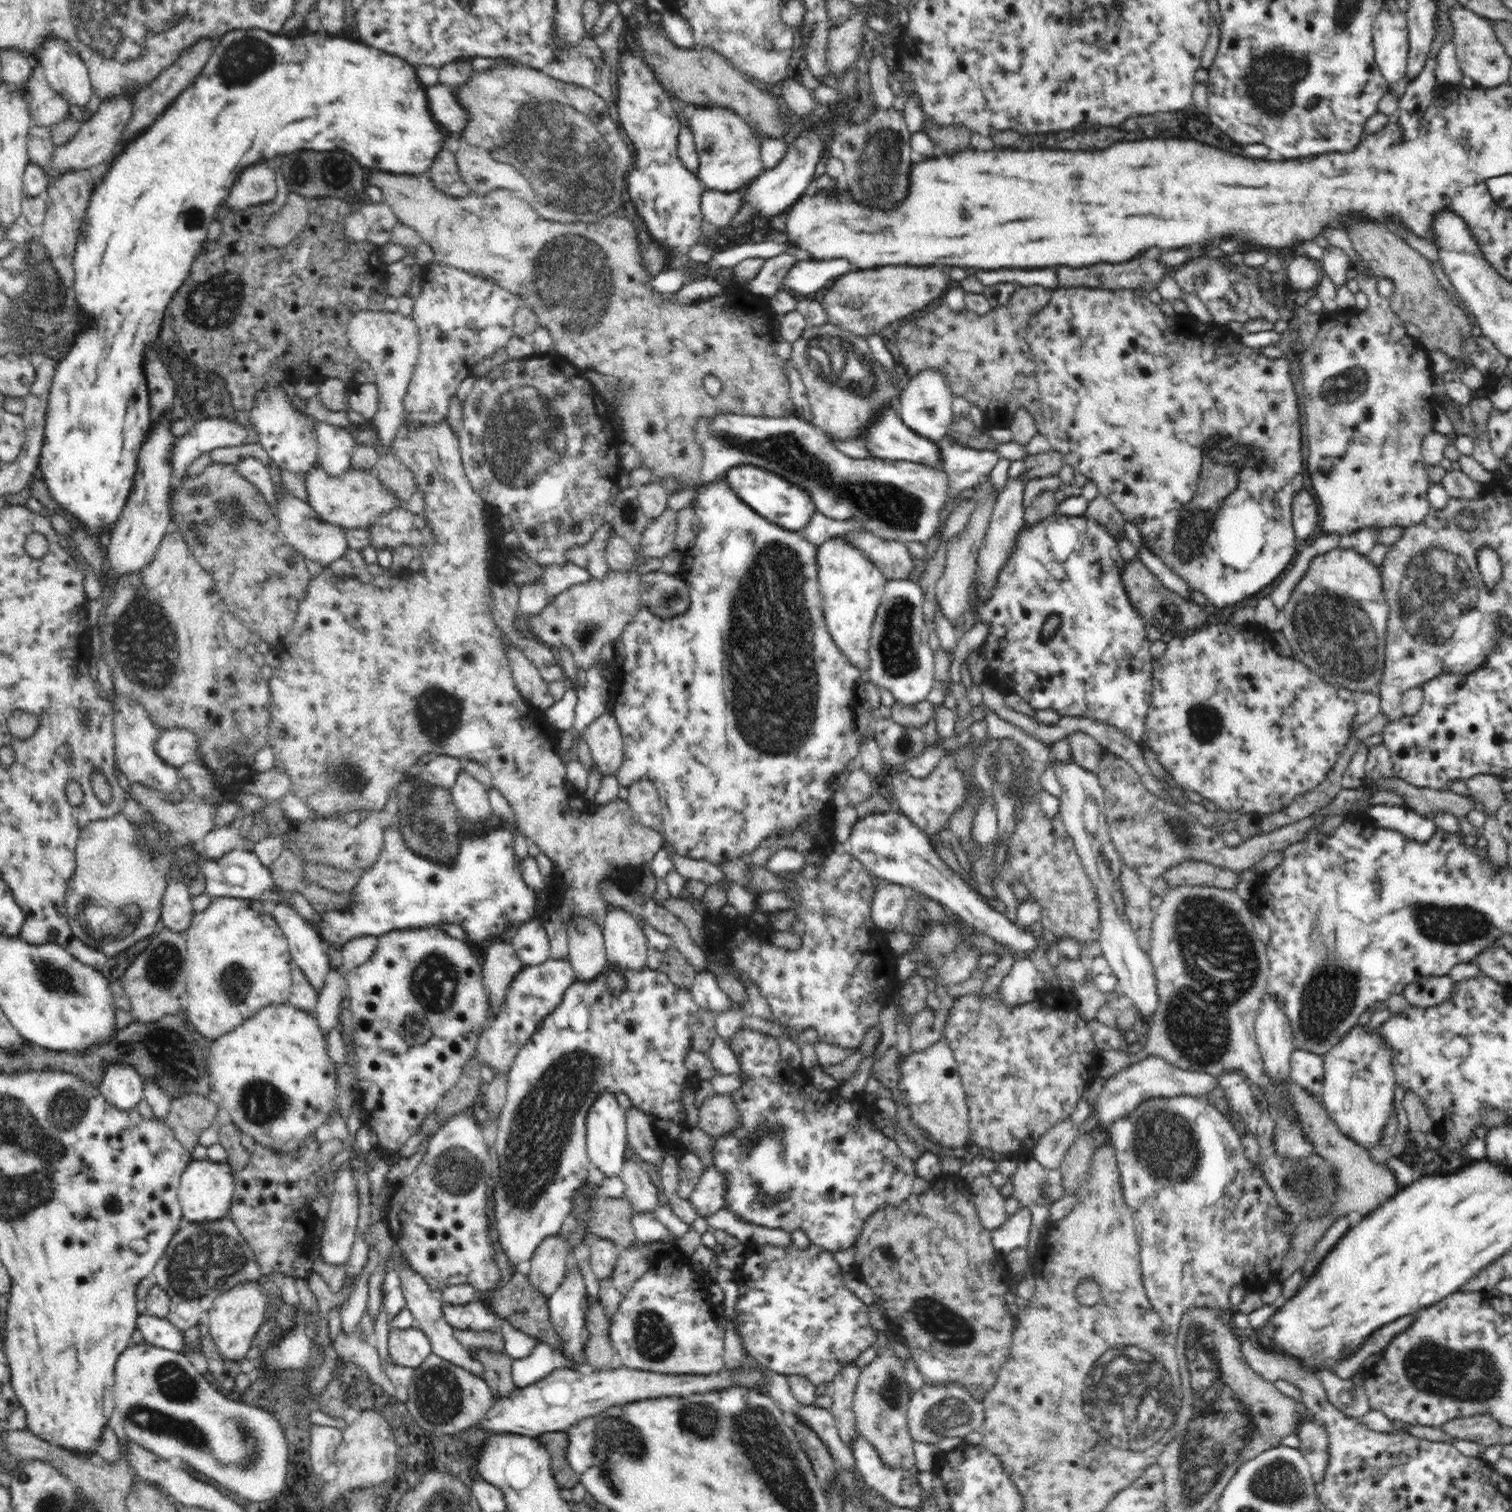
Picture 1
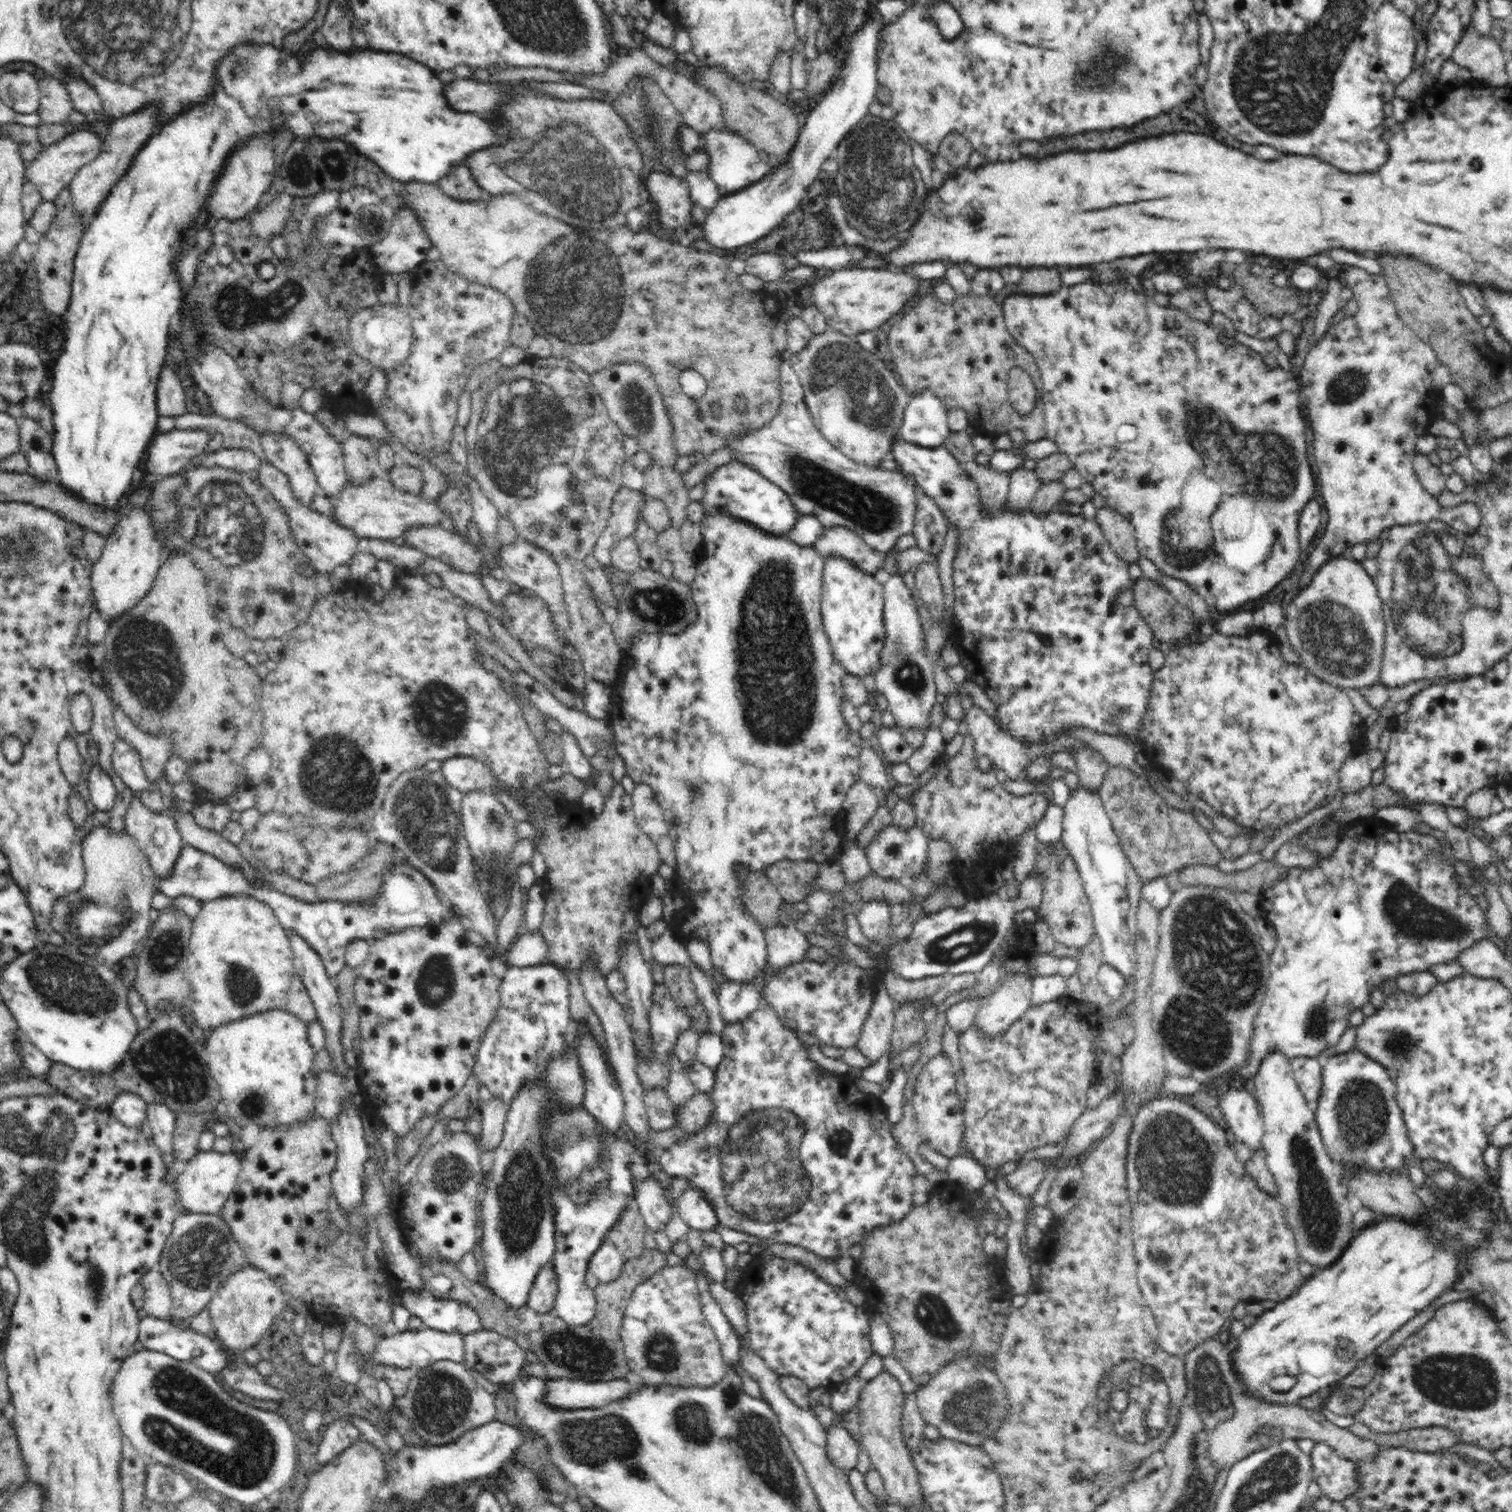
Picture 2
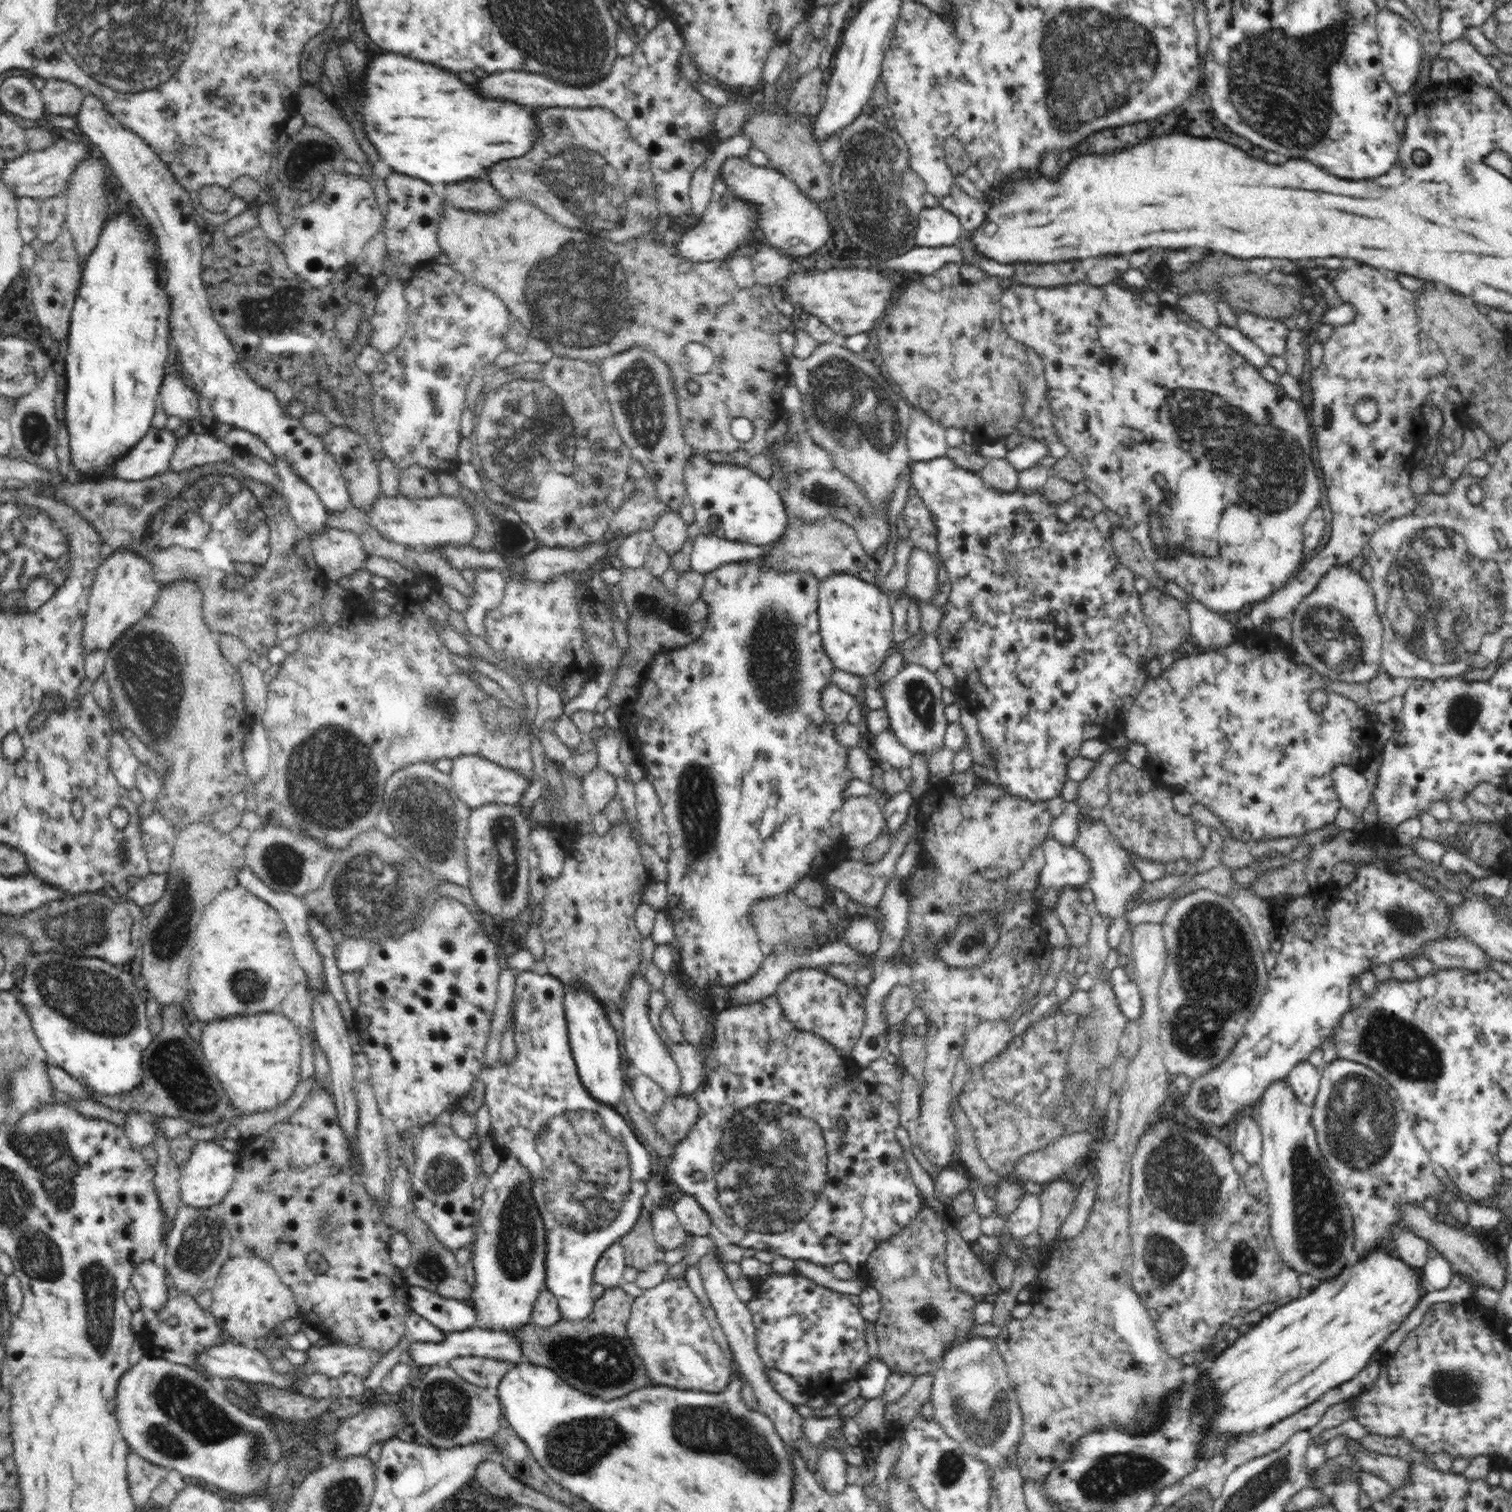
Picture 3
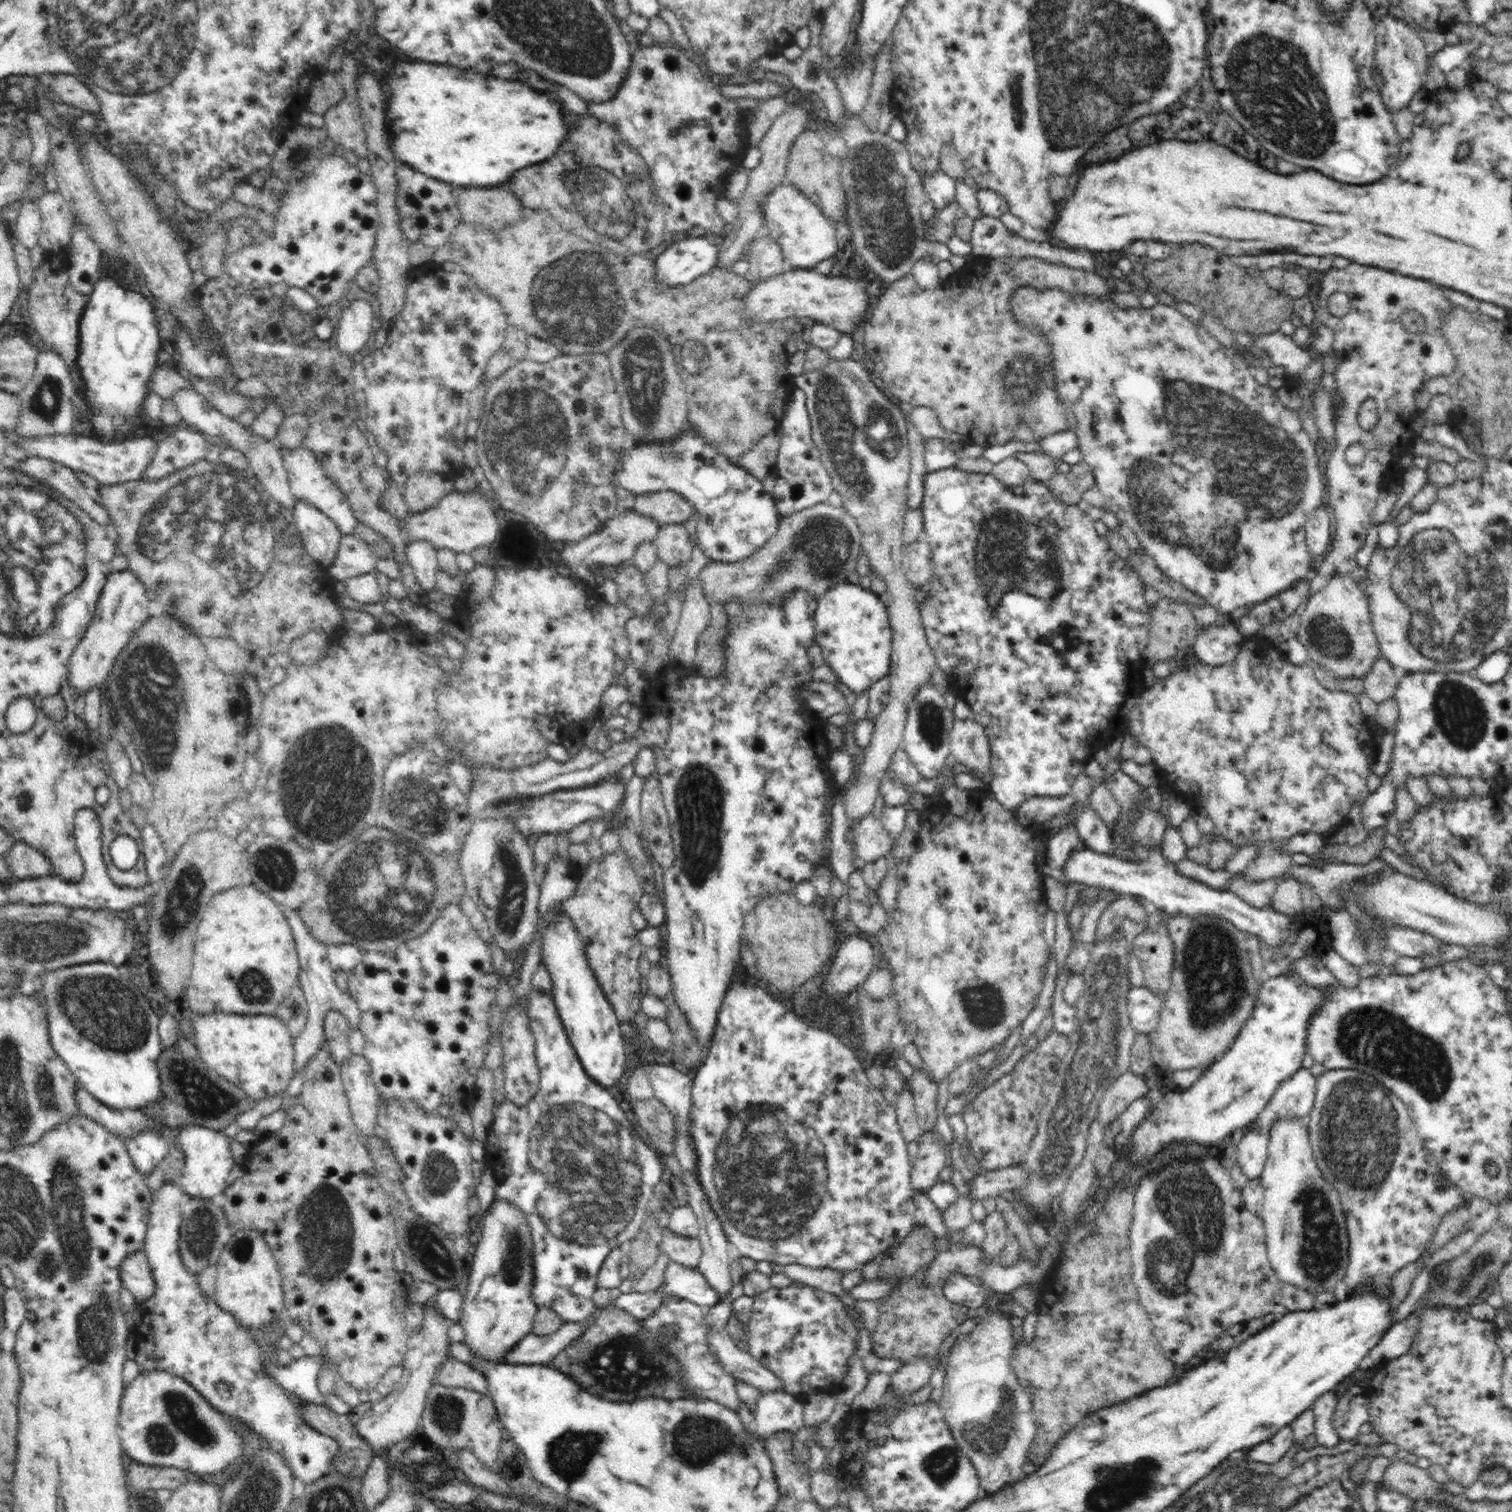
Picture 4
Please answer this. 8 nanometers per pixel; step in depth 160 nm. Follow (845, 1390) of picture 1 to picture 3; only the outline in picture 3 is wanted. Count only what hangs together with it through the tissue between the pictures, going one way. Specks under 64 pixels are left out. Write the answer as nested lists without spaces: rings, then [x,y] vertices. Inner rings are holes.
[[[824,1449],[817,1464],[818,1481],[821,1488],[828,1493],[842,1493],[846,1491],[846,1468],[849,1463],[844,1453],[836,1449]]]

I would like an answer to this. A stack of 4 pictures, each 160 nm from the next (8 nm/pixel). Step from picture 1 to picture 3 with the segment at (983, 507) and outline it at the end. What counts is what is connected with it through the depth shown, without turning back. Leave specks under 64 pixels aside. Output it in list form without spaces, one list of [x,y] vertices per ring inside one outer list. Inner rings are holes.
[[[994,458],[984,463],[978,475],[988,488],[998,491],[1013,491],[1018,489],[1019,472],[1004,458]]]

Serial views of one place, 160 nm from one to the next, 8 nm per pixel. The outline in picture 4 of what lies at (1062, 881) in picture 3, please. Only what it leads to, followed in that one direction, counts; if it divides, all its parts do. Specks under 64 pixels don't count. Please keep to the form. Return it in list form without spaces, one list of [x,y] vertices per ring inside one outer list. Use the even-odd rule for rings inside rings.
[[[1160,845],[1146,850],[1144,855],[1137,861],[1128,861],[1081,847],[1074,850],[1066,860],[1065,876],[1071,883],[1116,891],[1123,896],[1142,897],[1151,908],[1162,909],[1169,917],[1180,915],[1192,920],[1198,917],[1226,920],[1251,937],[1258,937],[1264,946],[1280,947],[1290,940],[1293,924],[1286,914],[1270,907],[1260,909],[1249,906],[1242,898],[1228,891],[1211,888],[1204,882],[1181,874],[1176,865],[1165,858]]]

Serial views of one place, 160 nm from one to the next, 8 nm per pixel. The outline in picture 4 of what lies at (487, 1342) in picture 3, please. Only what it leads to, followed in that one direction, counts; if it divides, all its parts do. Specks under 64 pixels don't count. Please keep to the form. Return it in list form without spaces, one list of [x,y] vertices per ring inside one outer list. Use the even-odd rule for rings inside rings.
[[[595,1312],[584,1323],[564,1322],[556,1332],[552,1332],[552,1334],[546,1336],[538,1336],[533,1332],[528,1334],[526,1338],[520,1340],[520,1342],[514,1346],[514,1349],[505,1357],[503,1363],[512,1365],[549,1365],[555,1356],[560,1355],[566,1349],[568,1344],[572,1344],[576,1338],[584,1336],[584,1332],[586,1332],[586,1328],[588,1328],[588,1323],[593,1319],[594,1315]]]

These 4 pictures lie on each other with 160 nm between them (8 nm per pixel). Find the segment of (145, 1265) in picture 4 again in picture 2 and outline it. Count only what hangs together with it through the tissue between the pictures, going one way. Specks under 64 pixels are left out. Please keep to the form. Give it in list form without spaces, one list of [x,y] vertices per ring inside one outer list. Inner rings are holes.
[[[157,1268],[148,1271],[141,1278],[141,1282],[144,1287],[143,1309],[154,1318],[169,1319],[173,1302],[168,1283],[162,1273]]]

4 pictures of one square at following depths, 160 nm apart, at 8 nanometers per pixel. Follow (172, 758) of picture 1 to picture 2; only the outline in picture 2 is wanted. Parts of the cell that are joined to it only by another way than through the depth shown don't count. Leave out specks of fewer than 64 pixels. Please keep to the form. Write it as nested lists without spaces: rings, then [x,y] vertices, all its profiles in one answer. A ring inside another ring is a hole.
[[[113,703],[113,717],[119,738],[126,740],[139,752],[146,778],[150,782],[156,782],[166,761],[174,755],[171,740],[163,734],[152,735],[140,730],[115,703]]]

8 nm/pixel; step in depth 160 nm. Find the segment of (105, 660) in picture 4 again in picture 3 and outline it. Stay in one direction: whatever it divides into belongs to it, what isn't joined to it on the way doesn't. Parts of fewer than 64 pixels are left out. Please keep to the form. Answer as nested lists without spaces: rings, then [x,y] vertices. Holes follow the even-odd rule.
[[[119,549],[112,553],[108,558],[96,568],[94,572],[94,584],[92,584],[89,598],[89,607],[85,616],[85,625],[82,635],[82,646],[87,655],[92,650],[110,650],[114,642],[140,618],[144,616],[154,605],[154,597],[158,595],[160,584],[154,578],[153,566],[141,554]]]

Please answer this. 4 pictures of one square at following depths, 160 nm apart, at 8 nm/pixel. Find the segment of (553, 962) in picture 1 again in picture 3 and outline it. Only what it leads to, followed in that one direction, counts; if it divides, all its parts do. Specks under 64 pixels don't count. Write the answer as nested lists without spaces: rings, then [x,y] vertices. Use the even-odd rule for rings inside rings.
[[[536,970],[515,971],[515,991],[514,1002],[512,1006],[515,1009],[515,1044],[517,1049],[517,1057],[513,1063],[506,1063],[499,1058],[494,1066],[483,1066],[478,1072],[480,1078],[485,1084],[484,1103],[488,1106],[490,1113],[491,1130],[495,1136],[495,1145],[500,1159],[506,1159],[512,1155],[520,1165],[530,1173],[533,1185],[531,1188],[532,1197],[536,1203],[539,1212],[542,1214],[543,1224],[545,1225],[546,1237],[546,1260],[545,1260],[545,1288],[547,1288],[555,1297],[559,1306],[561,1318],[566,1321],[580,1322],[590,1316],[596,1305],[596,1299],[592,1298],[592,1284],[594,1284],[593,1274],[594,1266],[602,1253],[608,1250],[614,1243],[618,1243],[620,1238],[628,1234],[634,1224],[638,1222],[638,1218],[642,1215],[642,1208],[645,1206],[644,1196],[647,1192],[646,1181],[651,1178],[652,1166],[651,1157],[648,1150],[644,1147],[644,1143],[639,1139],[630,1126],[626,1125],[626,1120],[610,1105],[605,1105],[596,1100],[588,1089],[582,1085],[580,1075],[569,1045],[569,1036],[566,1023],[566,1013],[564,1013],[565,1005],[563,1004],[563,996],[566,985],[548,972],[542,973]]]

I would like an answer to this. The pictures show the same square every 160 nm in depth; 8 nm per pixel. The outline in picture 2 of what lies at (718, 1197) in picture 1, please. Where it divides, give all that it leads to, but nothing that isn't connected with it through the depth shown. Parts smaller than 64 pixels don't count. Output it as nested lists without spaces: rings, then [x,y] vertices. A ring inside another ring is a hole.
[[[690,1188],[677,1200],[677,1210],[682,1220],[694,1230],[712,1231],[718,1222],[715,1210],[704,1198],[703,1192]]]

